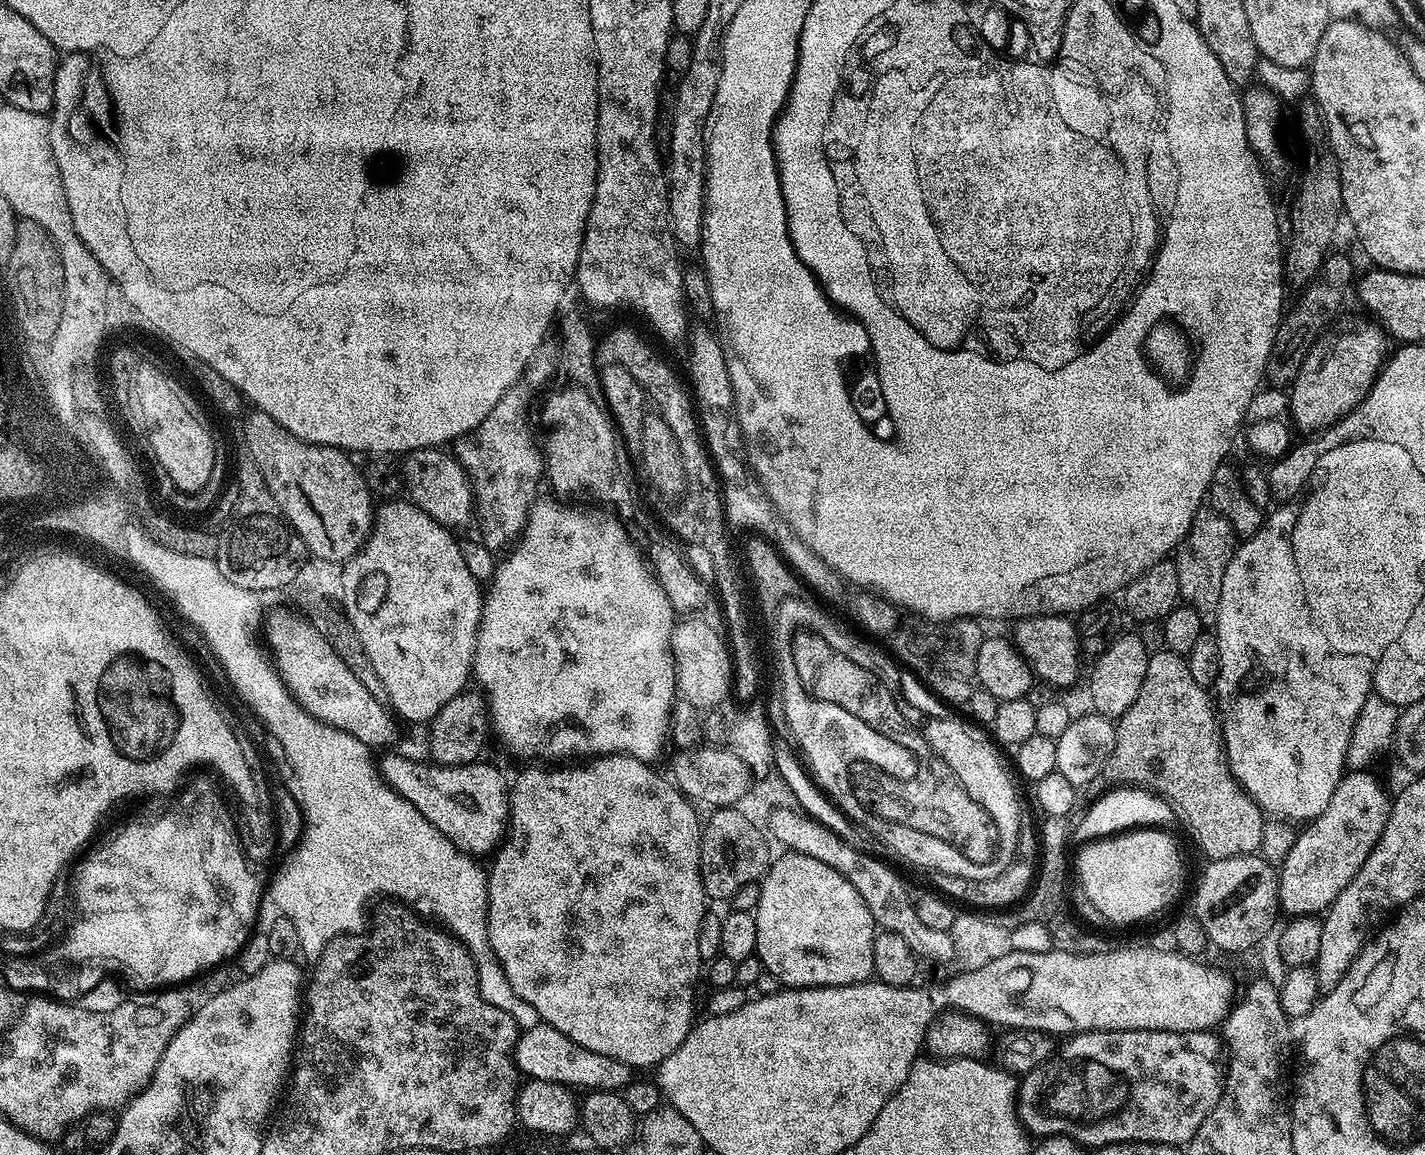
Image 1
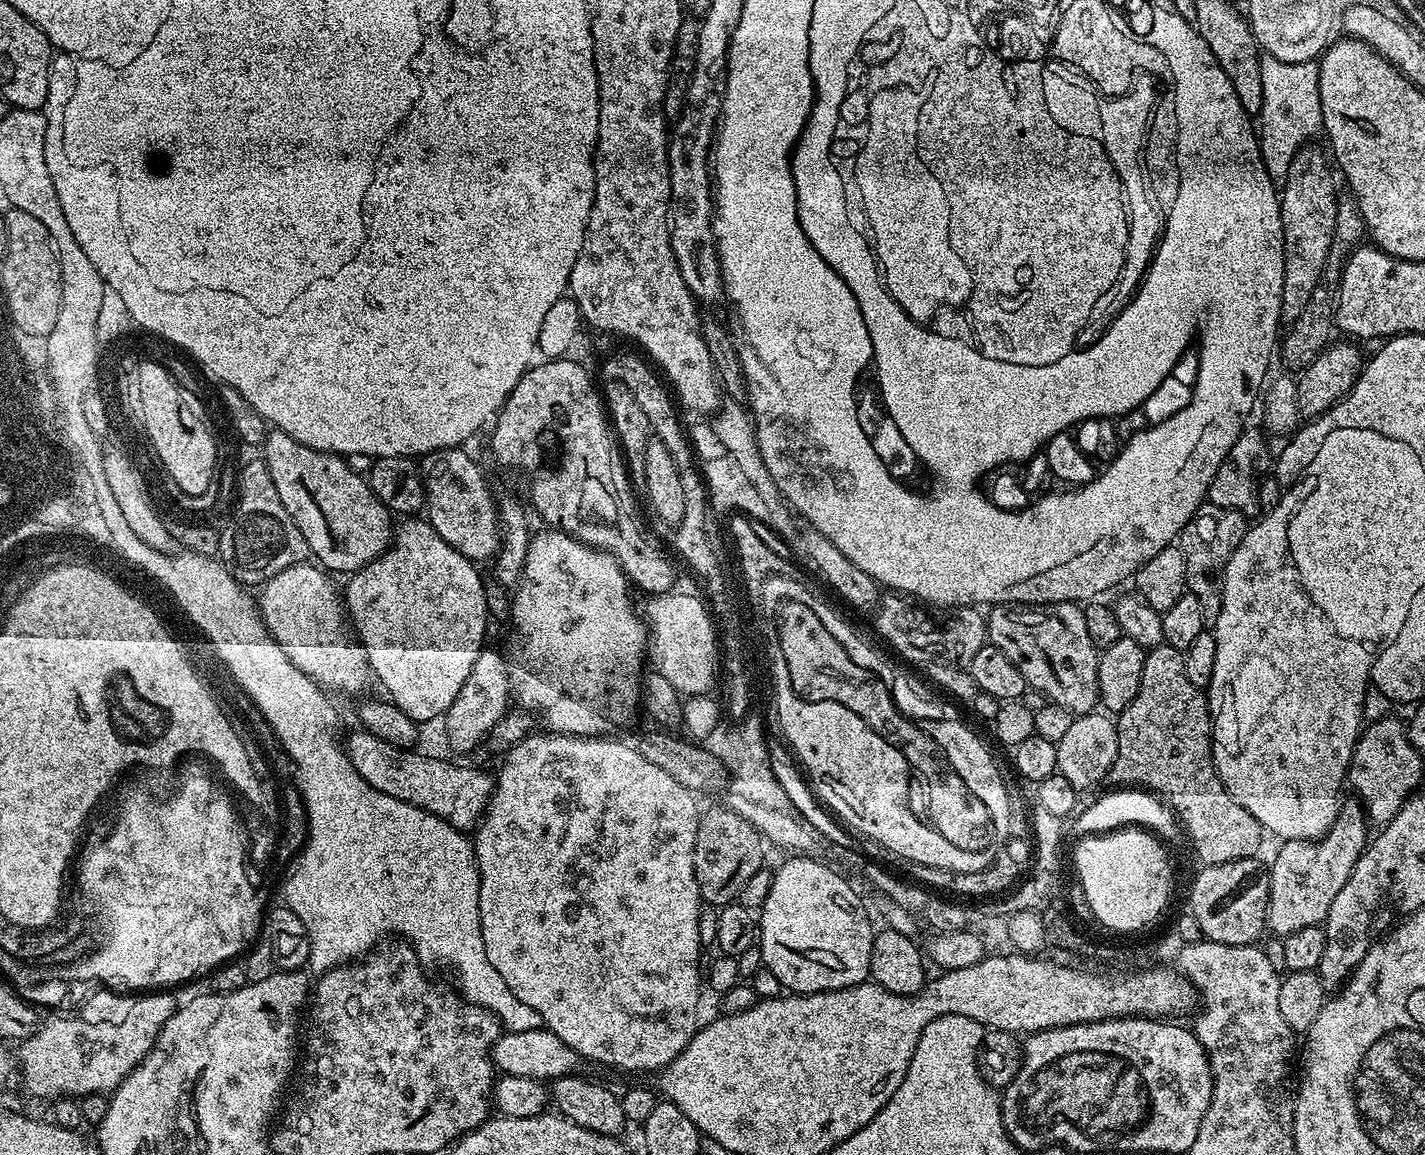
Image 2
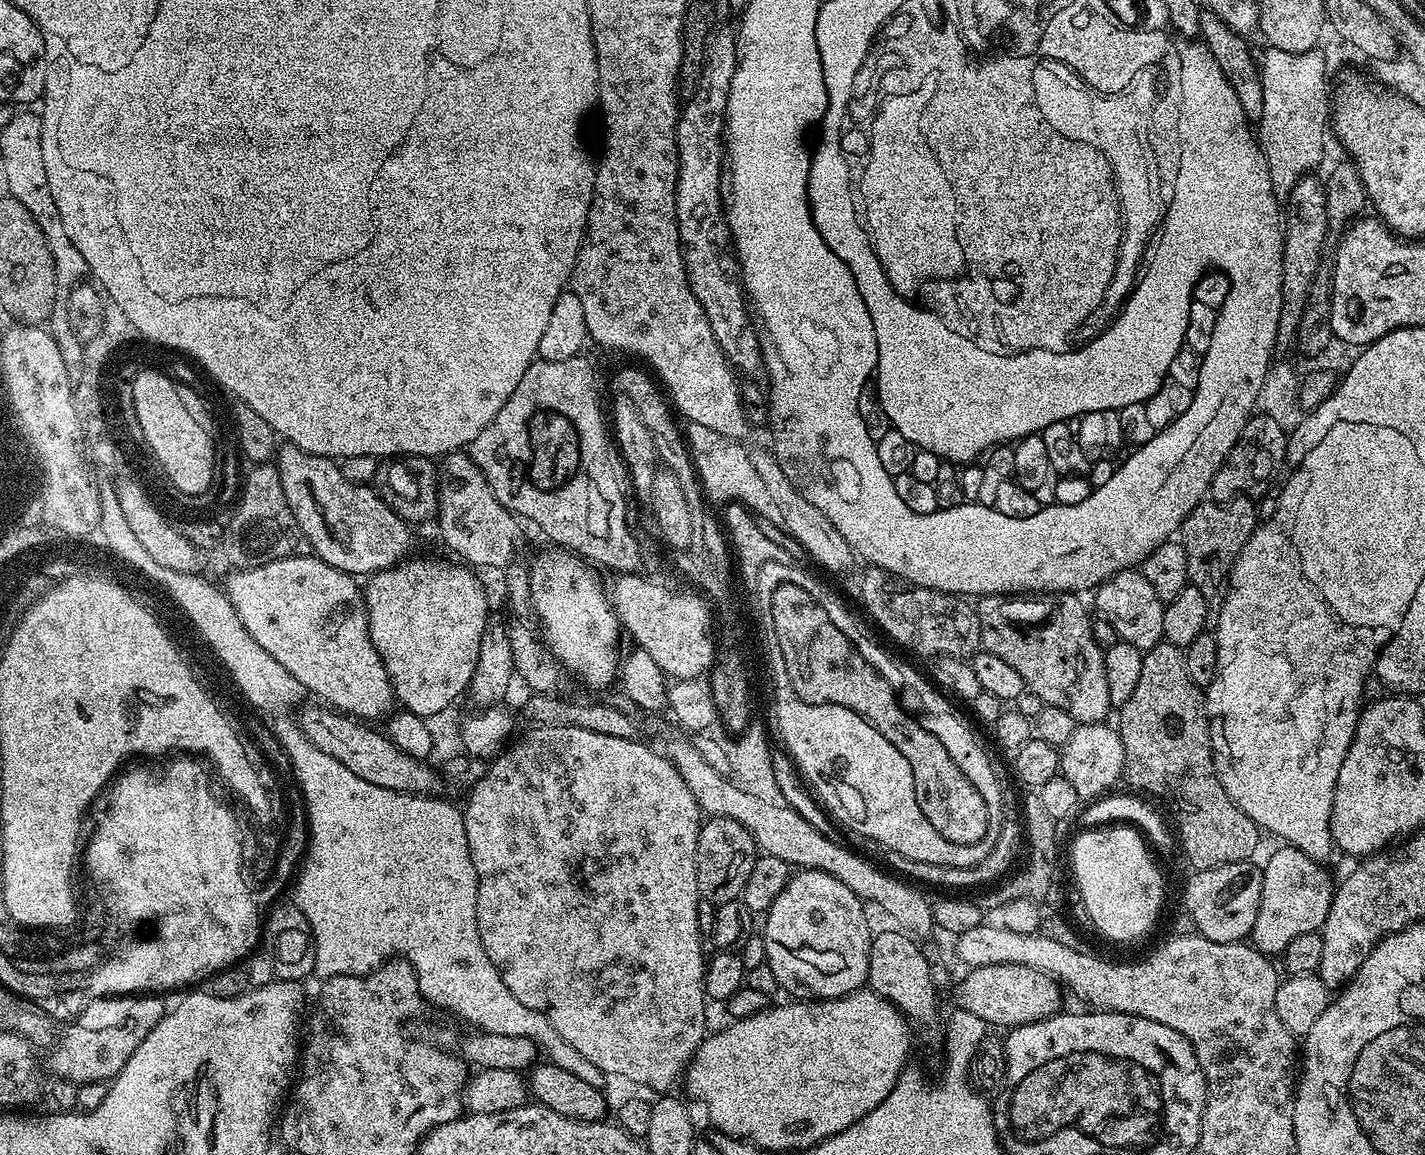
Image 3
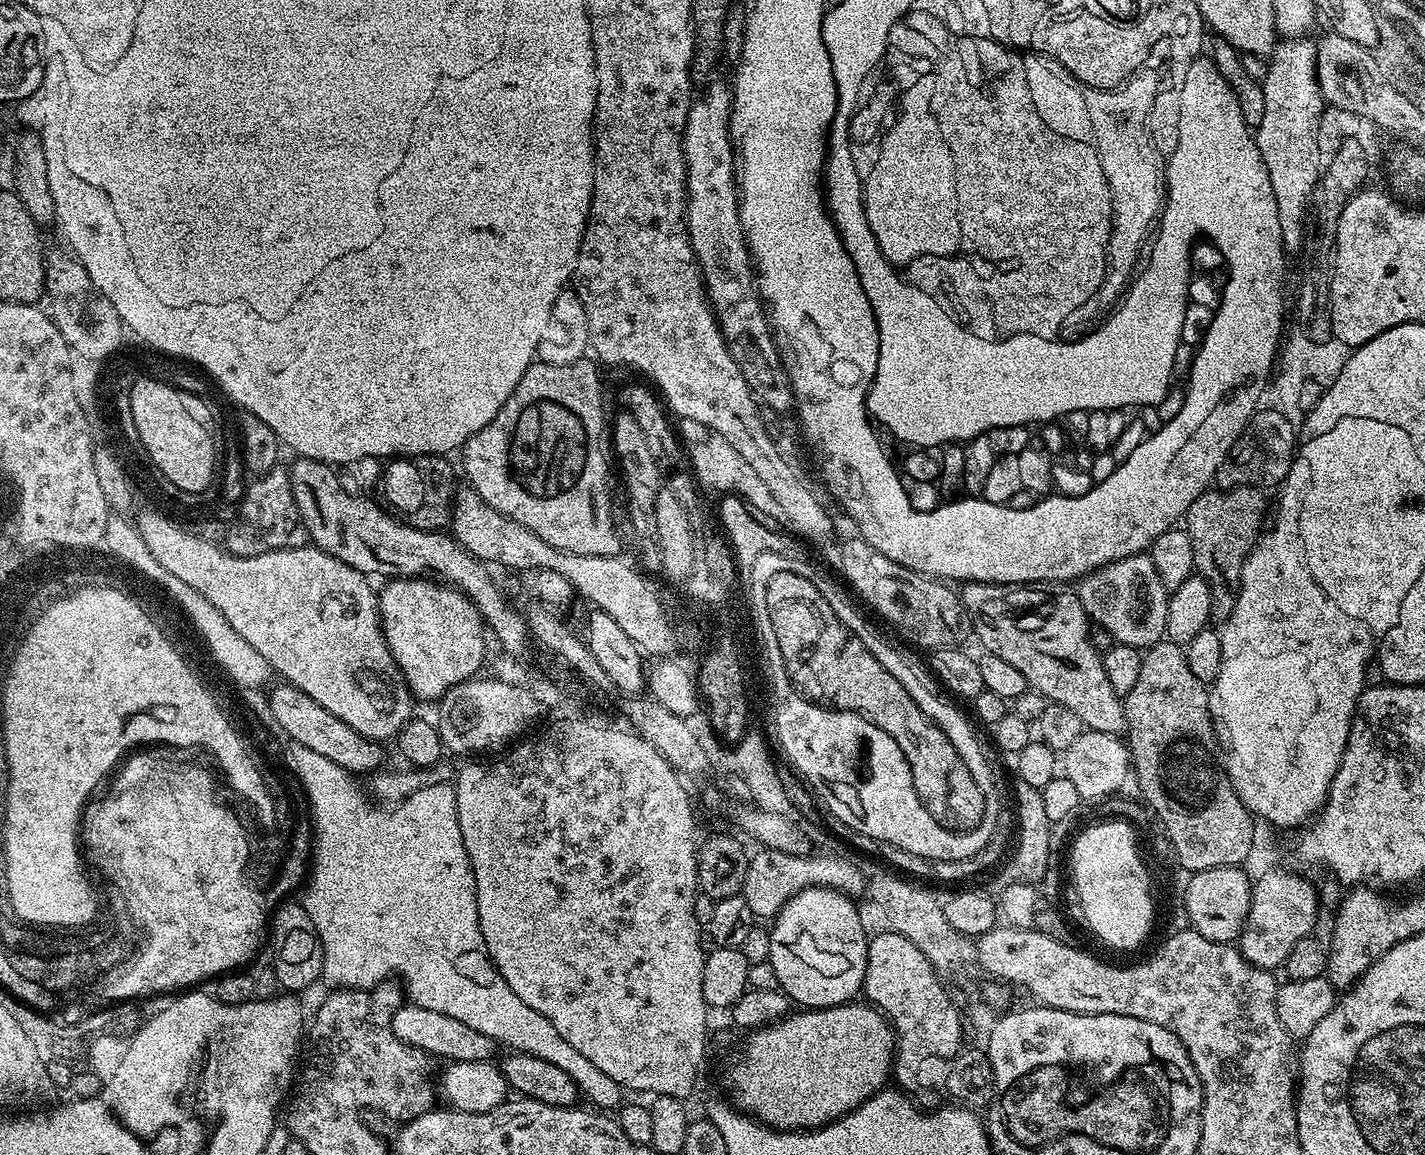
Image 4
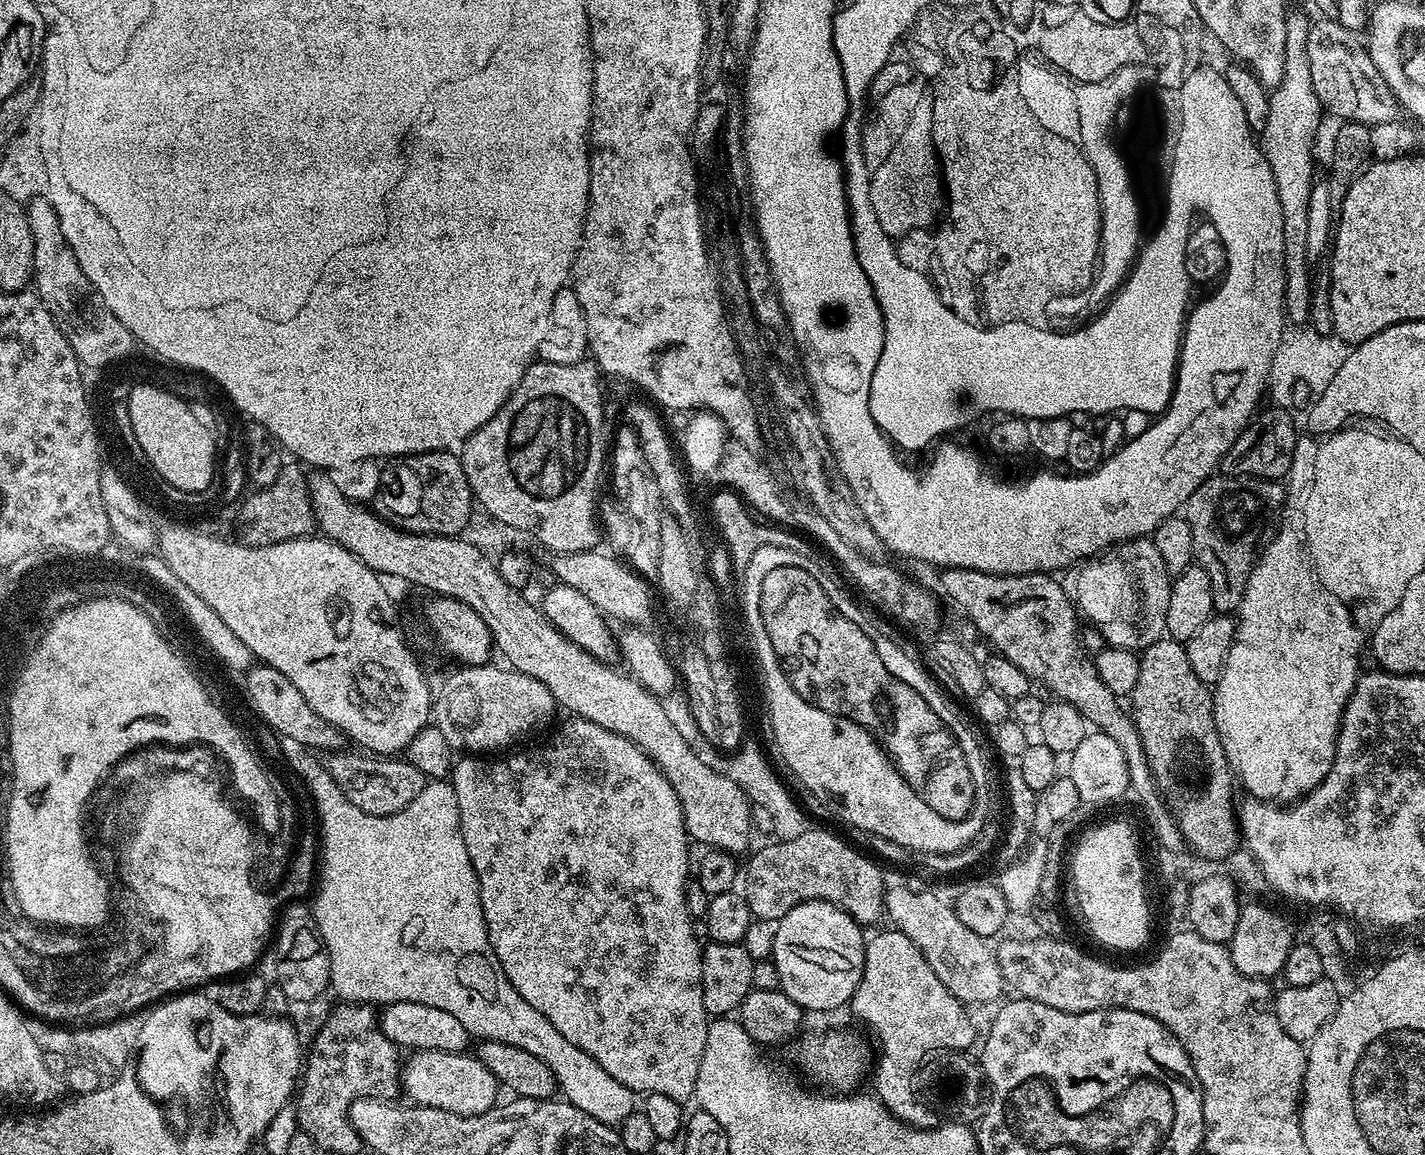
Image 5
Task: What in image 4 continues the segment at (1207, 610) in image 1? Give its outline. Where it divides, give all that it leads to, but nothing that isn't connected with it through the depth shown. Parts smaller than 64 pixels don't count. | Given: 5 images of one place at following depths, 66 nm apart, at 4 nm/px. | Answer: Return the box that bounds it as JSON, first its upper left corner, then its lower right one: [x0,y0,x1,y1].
[1186,486,1268,625]

